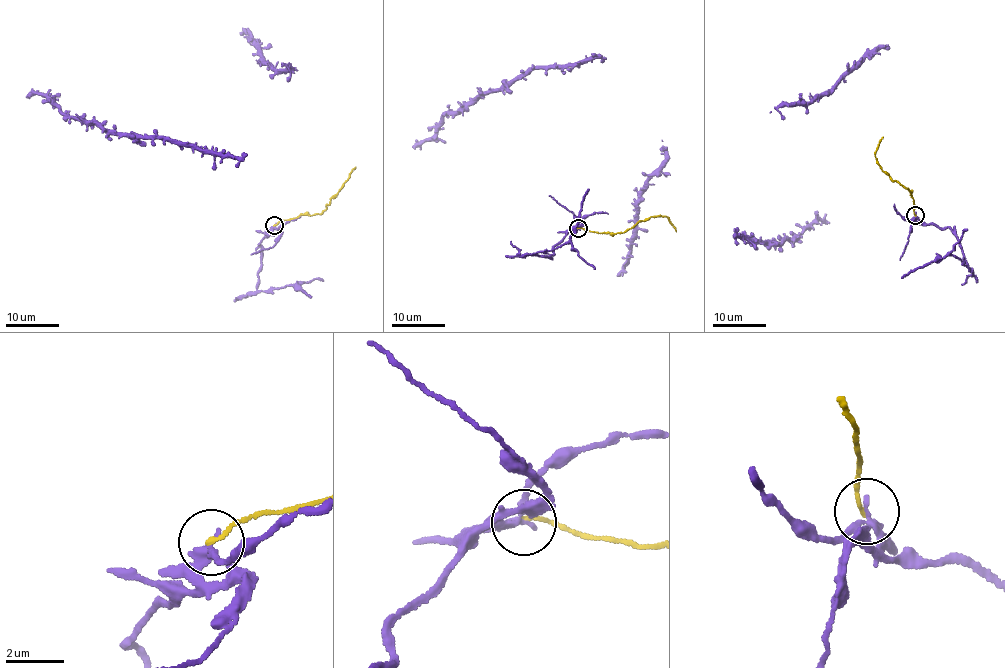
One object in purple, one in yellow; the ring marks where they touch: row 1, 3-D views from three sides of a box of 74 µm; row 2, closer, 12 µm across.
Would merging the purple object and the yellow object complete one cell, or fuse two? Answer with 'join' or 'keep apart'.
keep apart

